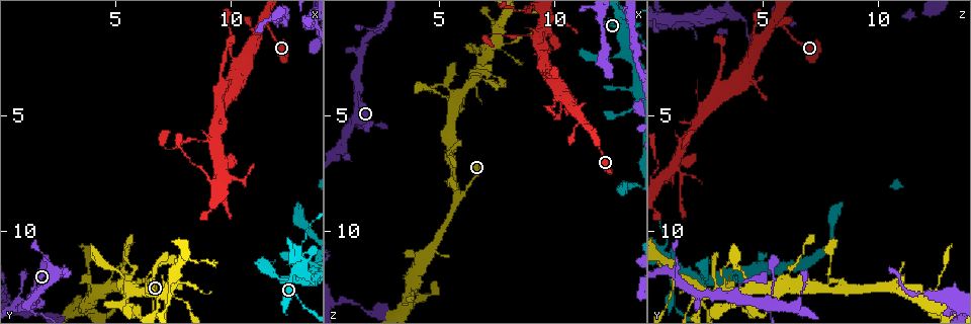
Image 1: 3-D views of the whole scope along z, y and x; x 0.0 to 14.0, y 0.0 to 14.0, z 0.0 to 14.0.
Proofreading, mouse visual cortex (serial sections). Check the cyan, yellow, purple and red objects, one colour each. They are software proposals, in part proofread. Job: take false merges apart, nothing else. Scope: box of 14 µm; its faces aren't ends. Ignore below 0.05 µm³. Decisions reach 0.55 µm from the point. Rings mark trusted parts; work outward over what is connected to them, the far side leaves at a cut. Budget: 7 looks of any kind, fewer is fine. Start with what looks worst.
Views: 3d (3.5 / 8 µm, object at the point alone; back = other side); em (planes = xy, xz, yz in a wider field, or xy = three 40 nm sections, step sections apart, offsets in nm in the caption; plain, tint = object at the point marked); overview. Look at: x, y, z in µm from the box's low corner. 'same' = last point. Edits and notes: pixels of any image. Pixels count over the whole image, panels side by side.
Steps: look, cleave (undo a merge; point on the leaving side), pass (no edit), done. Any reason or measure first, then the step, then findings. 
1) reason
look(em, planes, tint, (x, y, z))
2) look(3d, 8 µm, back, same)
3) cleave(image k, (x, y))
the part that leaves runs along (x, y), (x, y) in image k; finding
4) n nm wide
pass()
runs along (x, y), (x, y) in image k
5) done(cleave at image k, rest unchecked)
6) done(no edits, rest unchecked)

calibre changes
look(3d, 3.5 µm, back, (8.3, 6.0, 1.6))

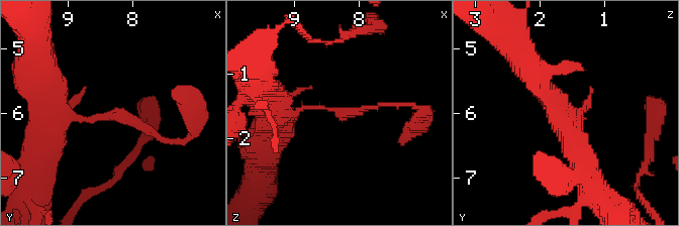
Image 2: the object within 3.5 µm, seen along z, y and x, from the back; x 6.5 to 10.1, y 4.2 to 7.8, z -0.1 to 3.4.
arms of 100, 350 nm
look(em, xy, step 1, plain, (8.45, 6.10, 1.50))

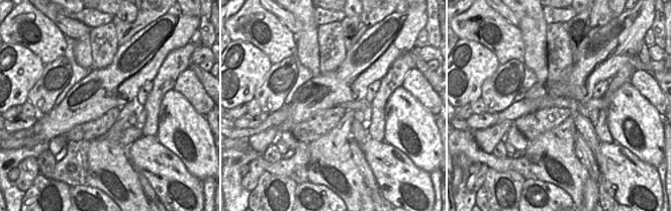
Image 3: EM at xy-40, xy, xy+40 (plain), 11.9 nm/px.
where the object lies
look(em, xy, step 1, tint, same)

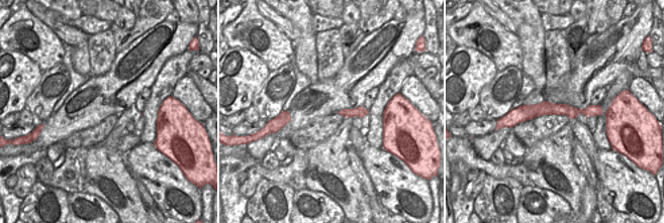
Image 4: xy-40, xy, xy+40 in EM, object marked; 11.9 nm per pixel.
100 nm wide
pass()
runs along (49, 105), (49, 117), (123, 114), (161, 136) in image 2; continuous, no second cell

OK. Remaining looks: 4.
sharp bend
look(3d, 3.5 µm, (6.0, 12.4, 8.5))

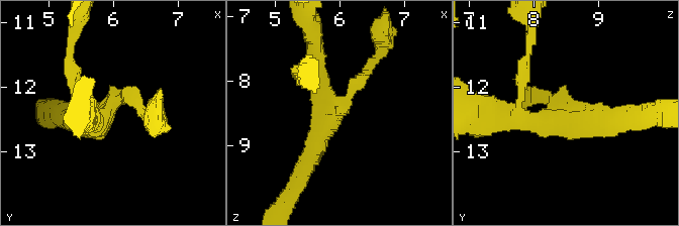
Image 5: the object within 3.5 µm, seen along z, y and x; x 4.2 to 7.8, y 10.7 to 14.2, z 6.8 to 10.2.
3 arms; arms of 200, 300, 350 nm
look(em, xy, step 2, tint, (5.90, 12.40, 8.45))

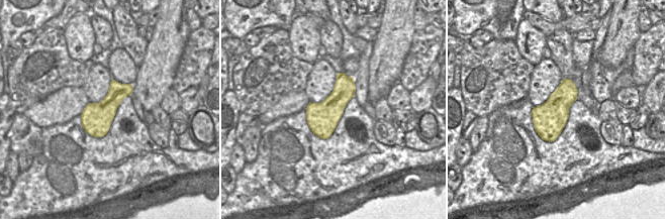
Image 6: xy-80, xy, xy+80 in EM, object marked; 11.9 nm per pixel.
pass()
runs along (366, 72), (331, 110), (315, 48) in image 5; continuous, no second cell

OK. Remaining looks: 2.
small branch off a trunk
look(3d, 3.5 µm, (7.3, 12.5, 2.2))

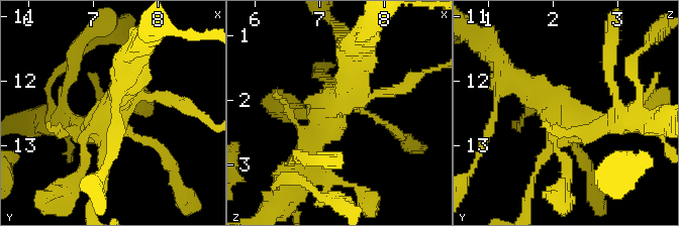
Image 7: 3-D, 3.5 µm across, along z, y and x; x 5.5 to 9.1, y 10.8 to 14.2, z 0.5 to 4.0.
look(em, xy, step 3, tint, (7.25, 12.55, 2.15))

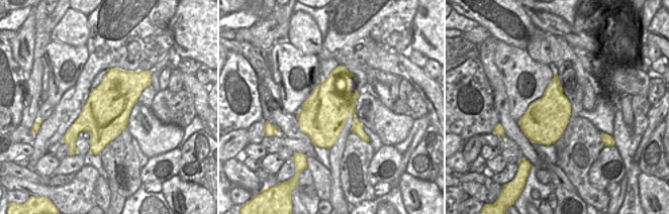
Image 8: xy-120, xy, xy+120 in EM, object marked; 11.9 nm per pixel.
550 nm wide
pass()
runs along (300, 160), (347, 93), (353, 60) in image 7; continuous, no second cell

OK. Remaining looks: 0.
done(no edits, rest unchecked)

